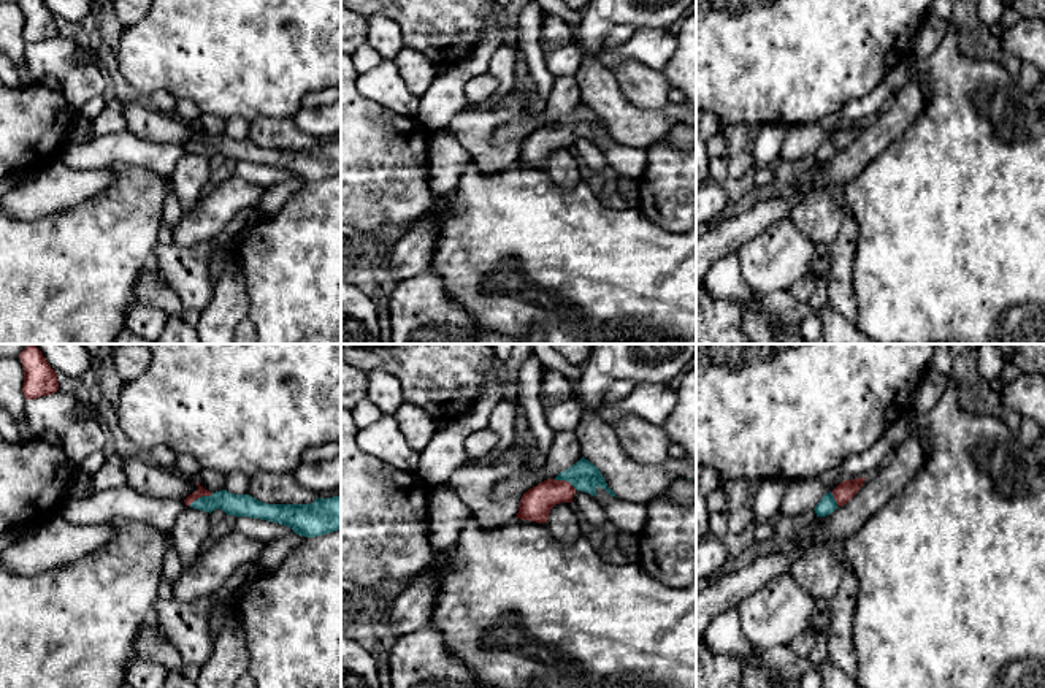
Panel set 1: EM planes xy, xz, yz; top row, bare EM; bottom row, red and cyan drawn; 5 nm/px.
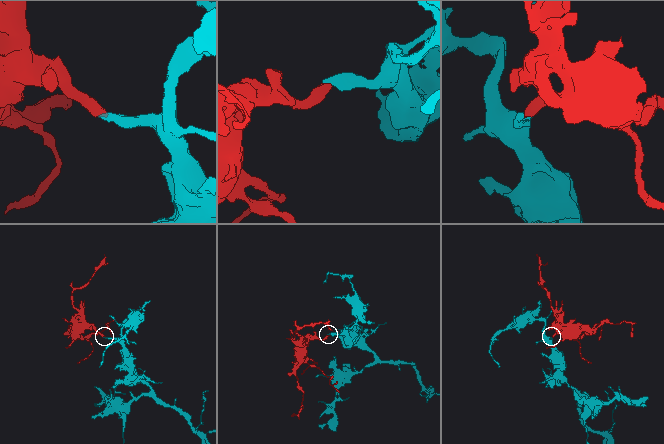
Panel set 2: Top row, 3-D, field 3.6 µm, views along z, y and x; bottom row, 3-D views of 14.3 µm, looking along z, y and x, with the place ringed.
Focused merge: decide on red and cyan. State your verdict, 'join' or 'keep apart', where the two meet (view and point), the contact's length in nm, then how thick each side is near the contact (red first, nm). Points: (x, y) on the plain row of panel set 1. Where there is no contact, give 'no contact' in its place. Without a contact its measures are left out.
join | xy (200, 141) | 140 nm | 50/110 nm

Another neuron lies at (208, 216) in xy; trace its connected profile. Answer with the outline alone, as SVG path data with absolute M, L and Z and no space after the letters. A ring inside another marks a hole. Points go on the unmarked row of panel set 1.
M236 174L230 176L170 222L173 243L193 247L211 241L241 209L257 204L263 190L265 187L247 182Z

